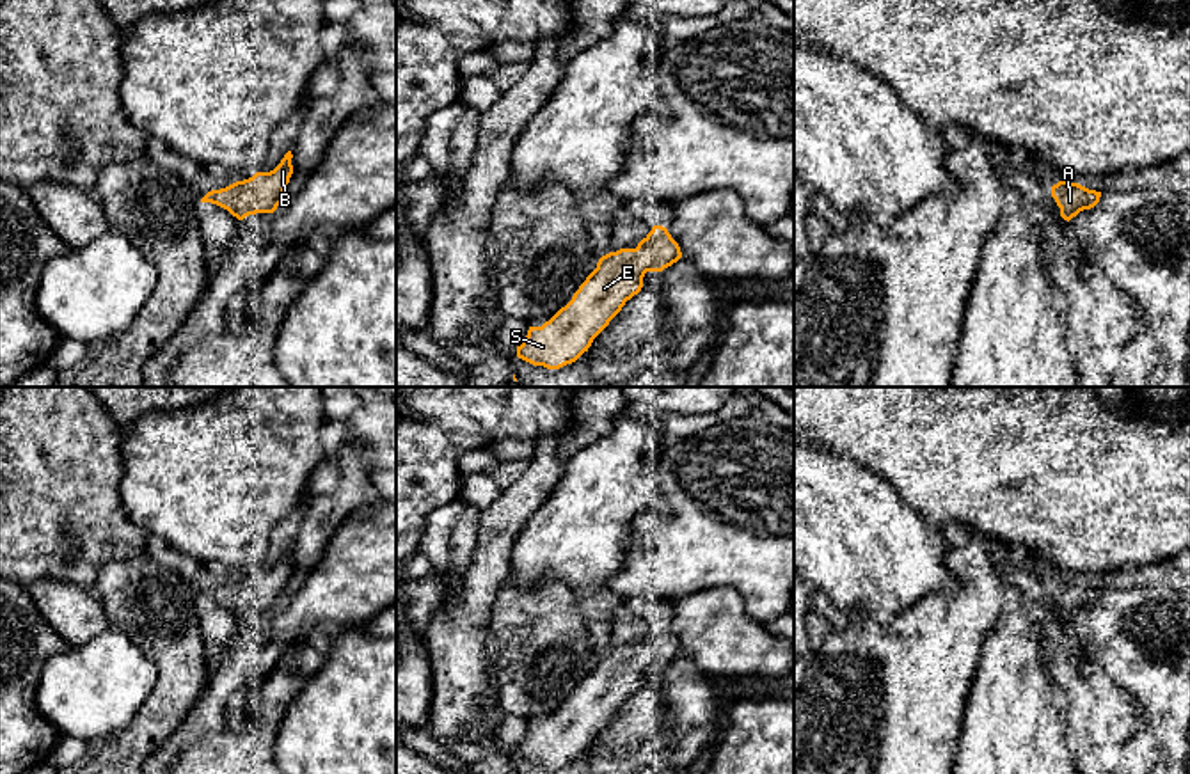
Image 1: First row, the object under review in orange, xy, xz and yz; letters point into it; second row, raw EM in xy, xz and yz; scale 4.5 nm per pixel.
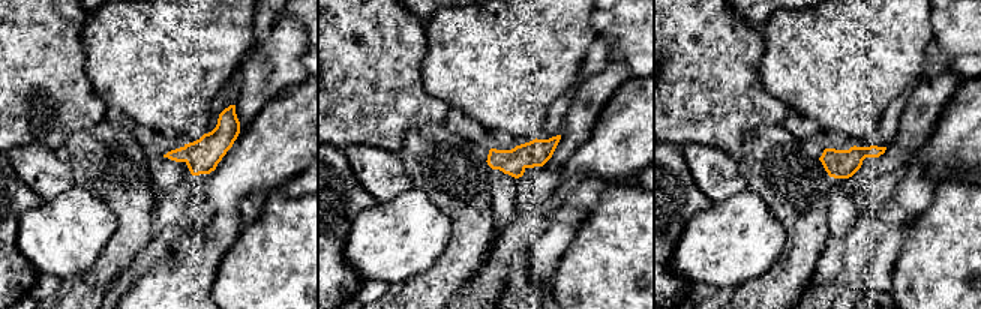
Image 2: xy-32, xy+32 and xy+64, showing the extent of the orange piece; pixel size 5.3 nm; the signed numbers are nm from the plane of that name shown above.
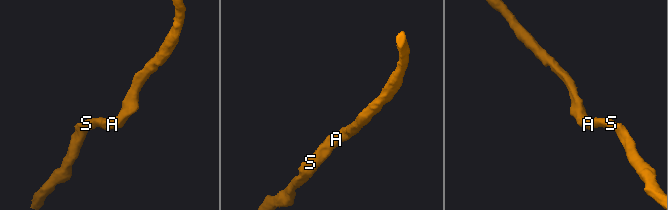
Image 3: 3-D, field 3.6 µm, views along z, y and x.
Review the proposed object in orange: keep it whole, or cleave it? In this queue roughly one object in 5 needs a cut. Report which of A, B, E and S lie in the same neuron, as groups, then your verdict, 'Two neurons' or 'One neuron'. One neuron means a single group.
Groups: A B E S. One neuron

